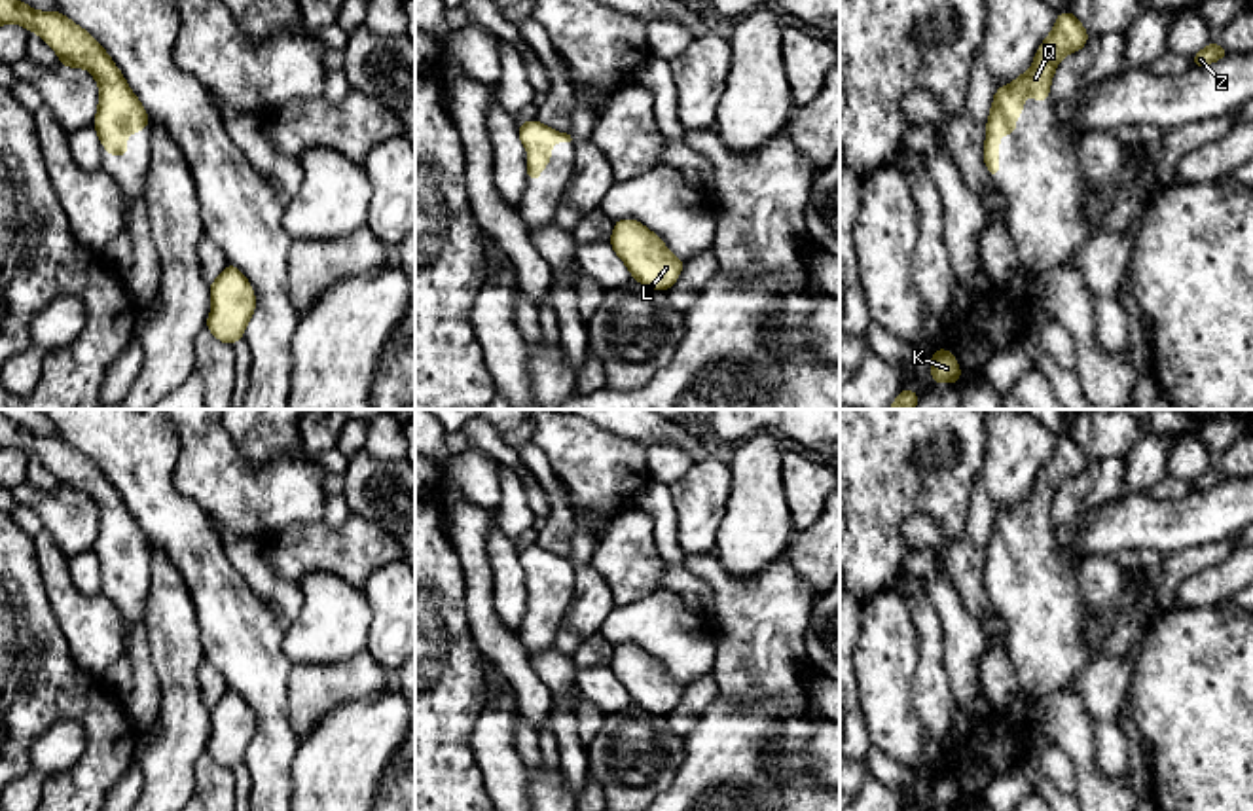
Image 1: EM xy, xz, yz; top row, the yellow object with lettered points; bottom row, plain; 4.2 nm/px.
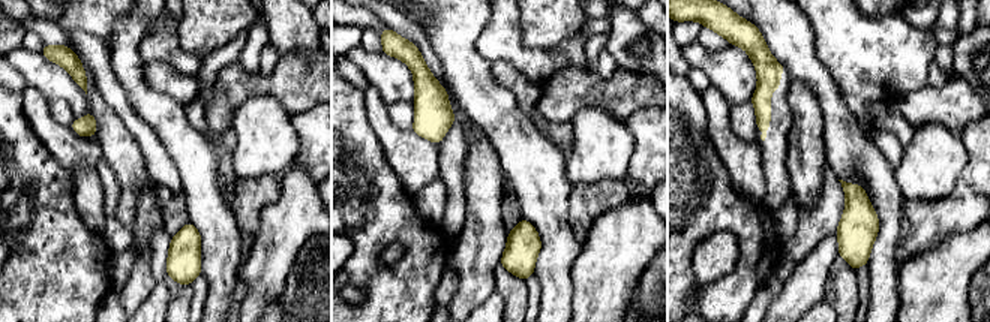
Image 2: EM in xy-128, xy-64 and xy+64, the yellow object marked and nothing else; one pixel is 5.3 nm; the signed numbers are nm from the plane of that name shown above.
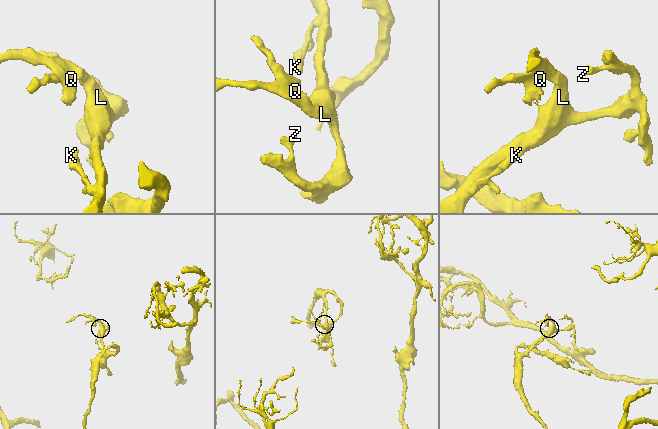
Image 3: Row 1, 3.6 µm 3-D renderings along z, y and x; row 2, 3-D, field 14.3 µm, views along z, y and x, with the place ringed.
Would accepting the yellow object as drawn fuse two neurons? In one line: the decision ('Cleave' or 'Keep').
Keep

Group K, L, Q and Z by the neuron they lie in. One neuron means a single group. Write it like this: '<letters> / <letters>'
K L Q Z

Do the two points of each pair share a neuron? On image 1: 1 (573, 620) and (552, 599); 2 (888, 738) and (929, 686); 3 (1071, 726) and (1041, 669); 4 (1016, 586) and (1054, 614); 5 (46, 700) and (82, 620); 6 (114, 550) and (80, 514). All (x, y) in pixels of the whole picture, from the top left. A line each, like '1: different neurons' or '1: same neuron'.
1: different neurons
2: different neurons
3: different neurons
4: same neuron
5: different neurons
6: different neurons

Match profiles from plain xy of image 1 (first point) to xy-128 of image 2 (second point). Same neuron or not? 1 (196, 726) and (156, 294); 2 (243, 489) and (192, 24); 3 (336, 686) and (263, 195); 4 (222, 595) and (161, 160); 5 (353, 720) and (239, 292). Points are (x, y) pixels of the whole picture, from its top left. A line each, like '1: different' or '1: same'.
1: different
2: different
3: same
4: different
5: different

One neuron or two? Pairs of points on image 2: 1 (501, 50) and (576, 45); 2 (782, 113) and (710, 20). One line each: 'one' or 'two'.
1: one
2: one

